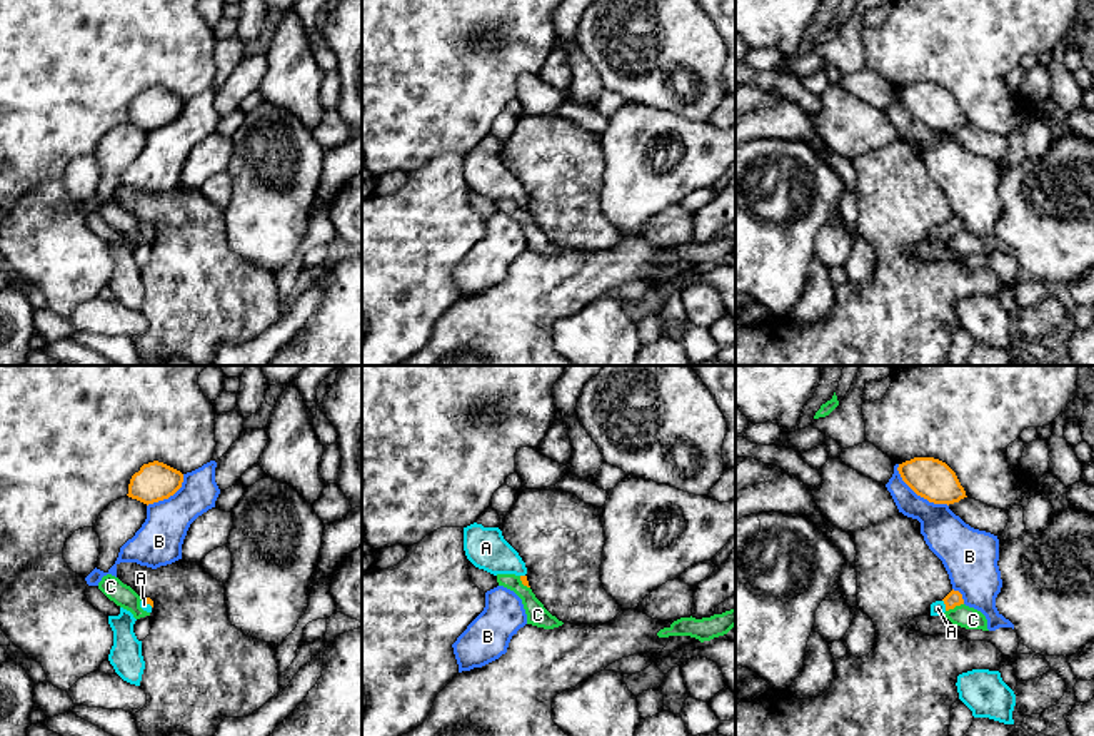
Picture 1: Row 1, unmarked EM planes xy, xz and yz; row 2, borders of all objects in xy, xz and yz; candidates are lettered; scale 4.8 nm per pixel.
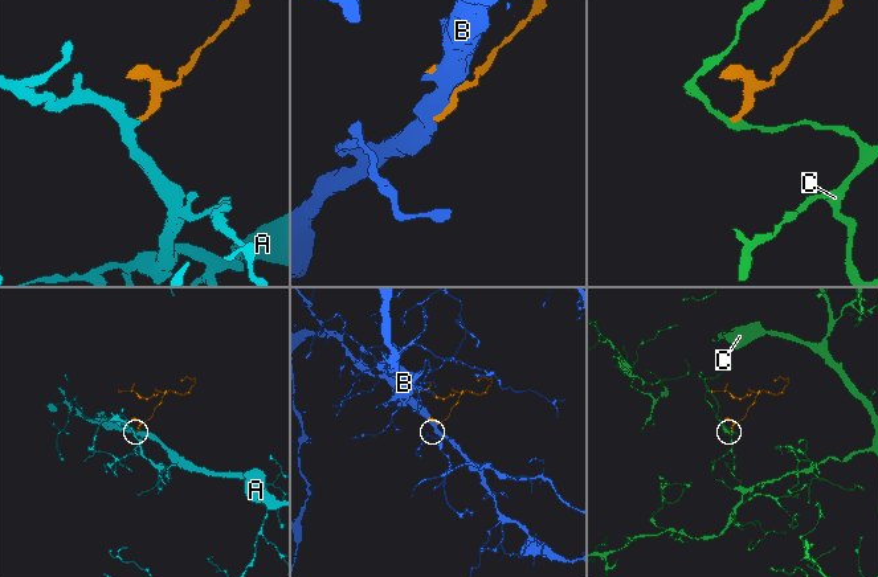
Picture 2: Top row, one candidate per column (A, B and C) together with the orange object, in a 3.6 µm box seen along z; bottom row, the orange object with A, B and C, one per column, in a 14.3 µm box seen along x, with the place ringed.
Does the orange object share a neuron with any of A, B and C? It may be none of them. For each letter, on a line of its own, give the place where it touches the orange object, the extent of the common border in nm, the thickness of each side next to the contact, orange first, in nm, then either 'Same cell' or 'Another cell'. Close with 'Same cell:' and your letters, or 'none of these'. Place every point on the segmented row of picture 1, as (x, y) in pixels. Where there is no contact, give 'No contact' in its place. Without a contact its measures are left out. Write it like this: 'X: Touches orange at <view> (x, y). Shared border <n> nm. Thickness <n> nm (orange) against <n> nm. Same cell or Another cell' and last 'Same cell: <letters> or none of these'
A: Touches orange at yz (944, 603). Shared border 60 nm. Thickness 80 nm (orange) against 70 nm. Same cell
B: Touches orange at yz (918, 494). Shared border 320 nm. Thickness 200 nm (orange) against 220 nm. Another cell
C: Touches orange at yz (954, 606). Shared border 100 nm. Thickness 80 nm (orange) against 110 nm. Another cell
Same cell: A

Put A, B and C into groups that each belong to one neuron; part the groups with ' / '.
A / B / C

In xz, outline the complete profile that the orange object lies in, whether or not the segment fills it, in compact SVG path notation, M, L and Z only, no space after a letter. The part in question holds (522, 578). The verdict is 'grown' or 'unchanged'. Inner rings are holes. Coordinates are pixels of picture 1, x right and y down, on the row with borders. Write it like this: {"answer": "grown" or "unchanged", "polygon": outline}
{"answer": "grown", "polygon": "M470 524L464 527L464 551L467 559L479 569L494 576L515 574L529 586L527 567L519 552L504 539L499 527Z"}

